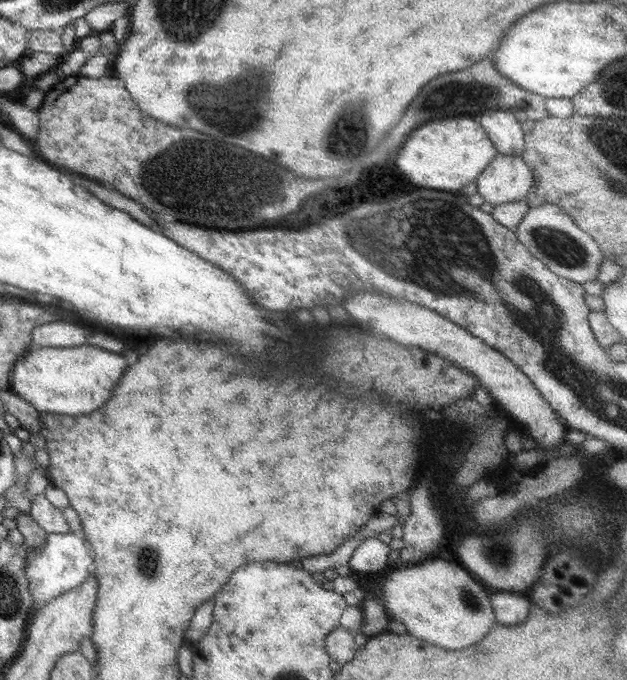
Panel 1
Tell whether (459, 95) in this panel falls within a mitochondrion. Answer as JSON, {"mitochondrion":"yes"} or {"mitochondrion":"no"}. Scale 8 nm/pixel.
{"mitochondrion":"yes"}

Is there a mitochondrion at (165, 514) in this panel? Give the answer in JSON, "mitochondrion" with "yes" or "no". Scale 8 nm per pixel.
{"mitochondrion":"no"}

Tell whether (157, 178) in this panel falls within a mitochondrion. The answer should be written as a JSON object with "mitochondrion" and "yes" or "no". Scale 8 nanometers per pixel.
{"mitochondrion":"yes"}

